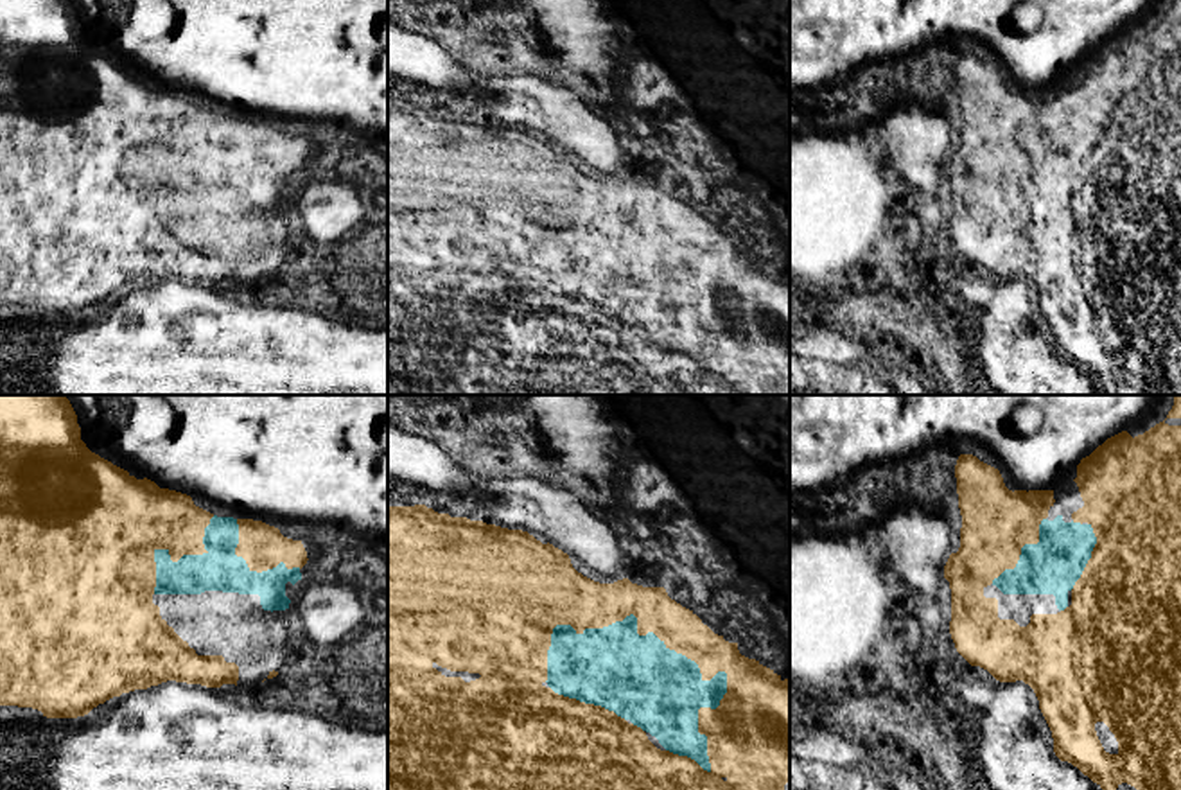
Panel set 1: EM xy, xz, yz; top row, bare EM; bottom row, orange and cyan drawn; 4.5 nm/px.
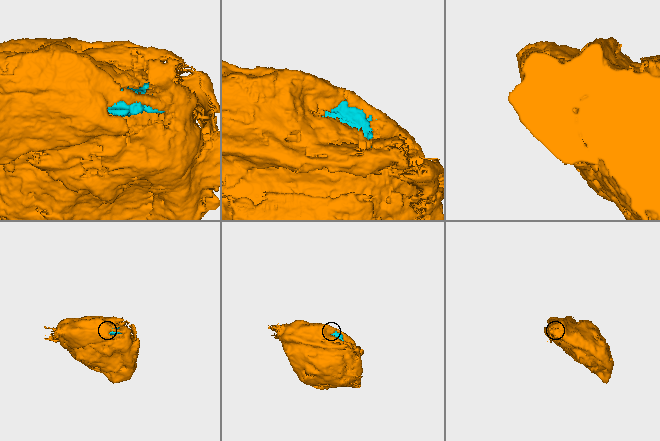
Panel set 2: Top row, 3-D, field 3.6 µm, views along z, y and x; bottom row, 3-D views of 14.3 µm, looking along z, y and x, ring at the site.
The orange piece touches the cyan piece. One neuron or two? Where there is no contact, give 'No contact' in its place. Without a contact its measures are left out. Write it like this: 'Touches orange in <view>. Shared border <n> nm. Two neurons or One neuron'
Touches orange in xz. Shared border 950 nm. One neuron

